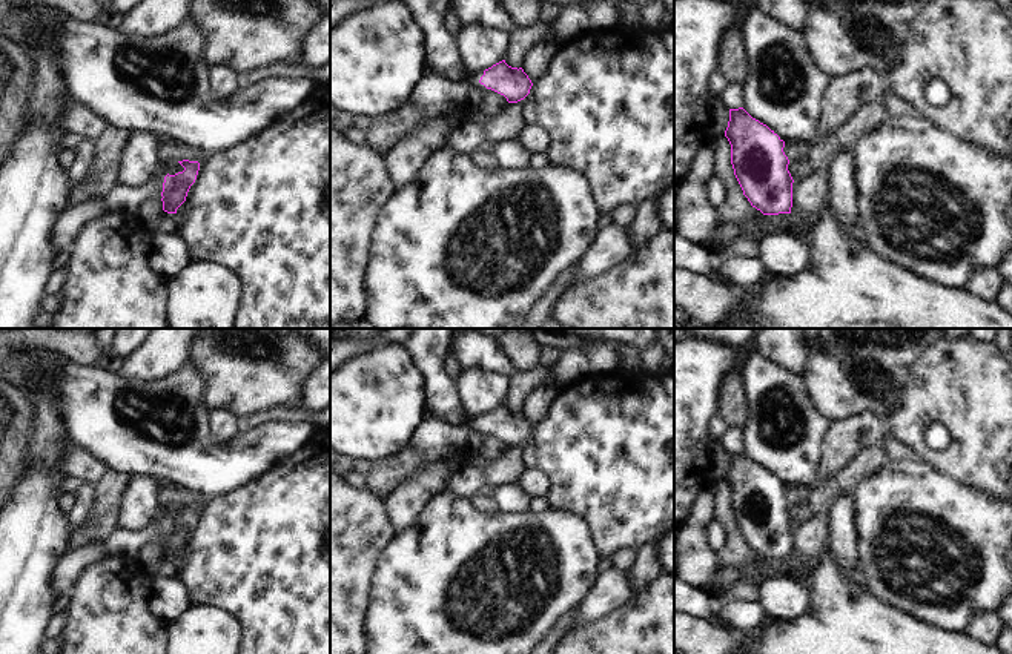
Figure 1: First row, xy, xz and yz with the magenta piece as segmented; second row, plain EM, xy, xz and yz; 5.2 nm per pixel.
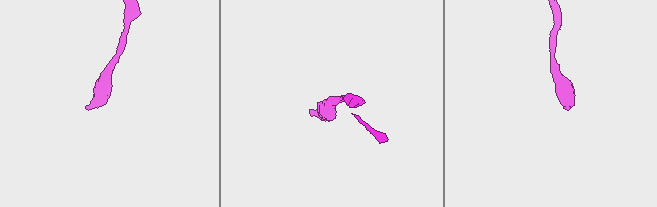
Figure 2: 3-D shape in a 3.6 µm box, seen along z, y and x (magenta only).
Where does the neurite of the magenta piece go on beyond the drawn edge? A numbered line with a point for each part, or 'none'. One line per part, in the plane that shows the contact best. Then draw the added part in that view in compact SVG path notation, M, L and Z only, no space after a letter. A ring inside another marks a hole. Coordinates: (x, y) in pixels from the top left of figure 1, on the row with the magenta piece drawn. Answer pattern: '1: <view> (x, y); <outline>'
none

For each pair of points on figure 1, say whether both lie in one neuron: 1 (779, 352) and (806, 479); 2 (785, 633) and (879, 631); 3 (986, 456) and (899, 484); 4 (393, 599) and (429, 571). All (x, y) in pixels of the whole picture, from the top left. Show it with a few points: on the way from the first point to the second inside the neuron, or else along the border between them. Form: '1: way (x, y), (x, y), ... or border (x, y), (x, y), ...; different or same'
1: border (753, 344), (765, 358), (799, 375); different
2: way (808, 633), (856, 633); same
3: border (917, 458), (972, 487); different
4: way (403, 597), (420, 581); same

